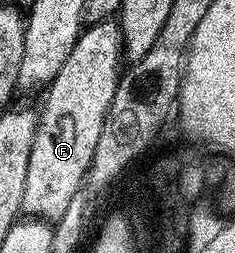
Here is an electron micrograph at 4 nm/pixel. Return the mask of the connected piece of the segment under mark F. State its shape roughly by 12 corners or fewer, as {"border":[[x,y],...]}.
{"border":[[90,22],[45,90],[23,196],[56,223],[84,188],[124,65]]}

